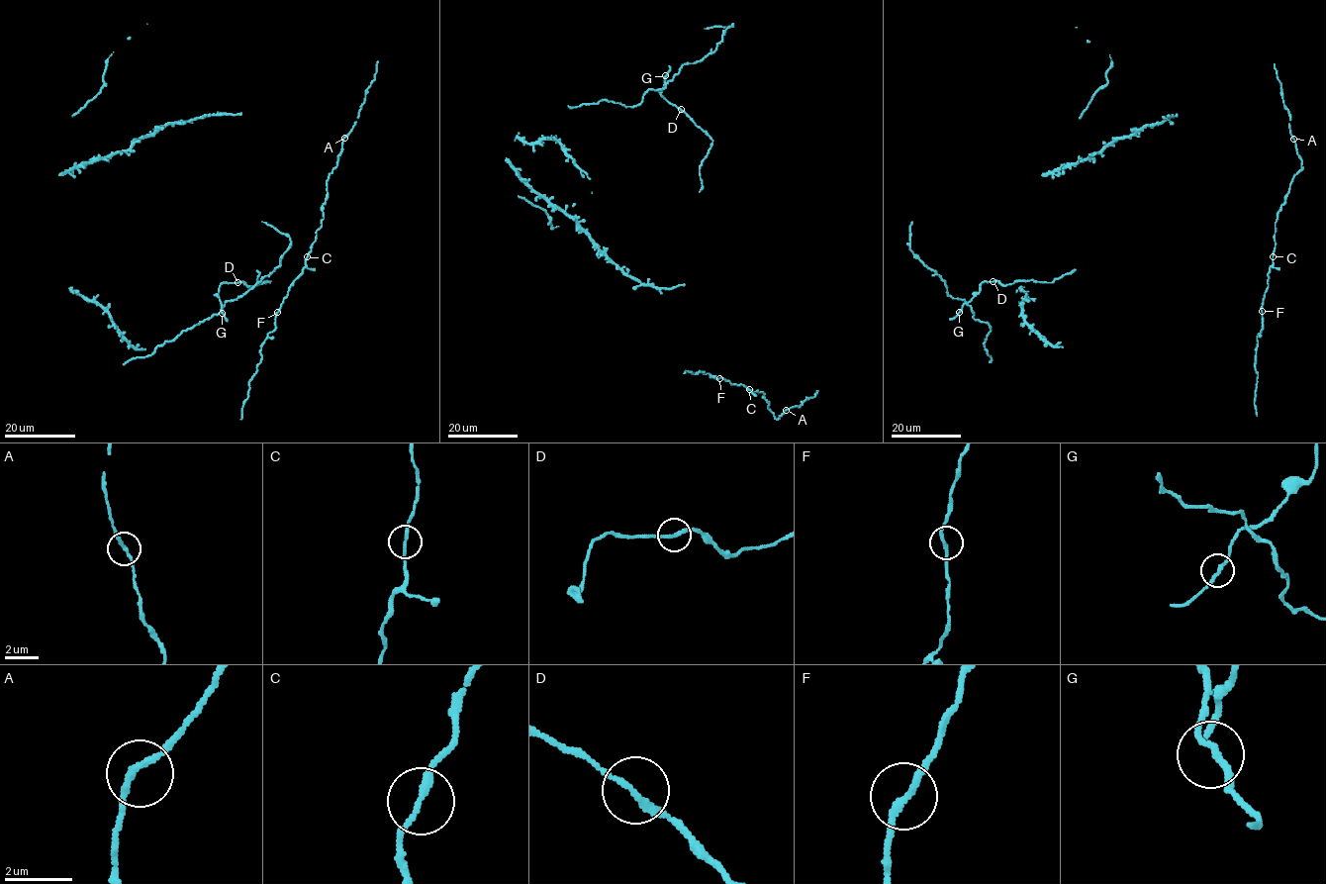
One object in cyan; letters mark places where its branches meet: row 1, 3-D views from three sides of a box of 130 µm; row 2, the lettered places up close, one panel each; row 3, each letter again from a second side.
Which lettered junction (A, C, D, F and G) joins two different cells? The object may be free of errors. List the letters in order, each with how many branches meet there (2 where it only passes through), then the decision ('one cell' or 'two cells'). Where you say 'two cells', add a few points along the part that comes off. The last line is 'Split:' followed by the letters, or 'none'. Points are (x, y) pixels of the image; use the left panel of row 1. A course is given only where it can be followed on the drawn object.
A: 2 branches meet; one cell
C: 2 branches meet; one cell
D: 2 branches meet; one cell
F: 2 branches meet; one cell
G: 2 branches meet; one cell
Split: none

